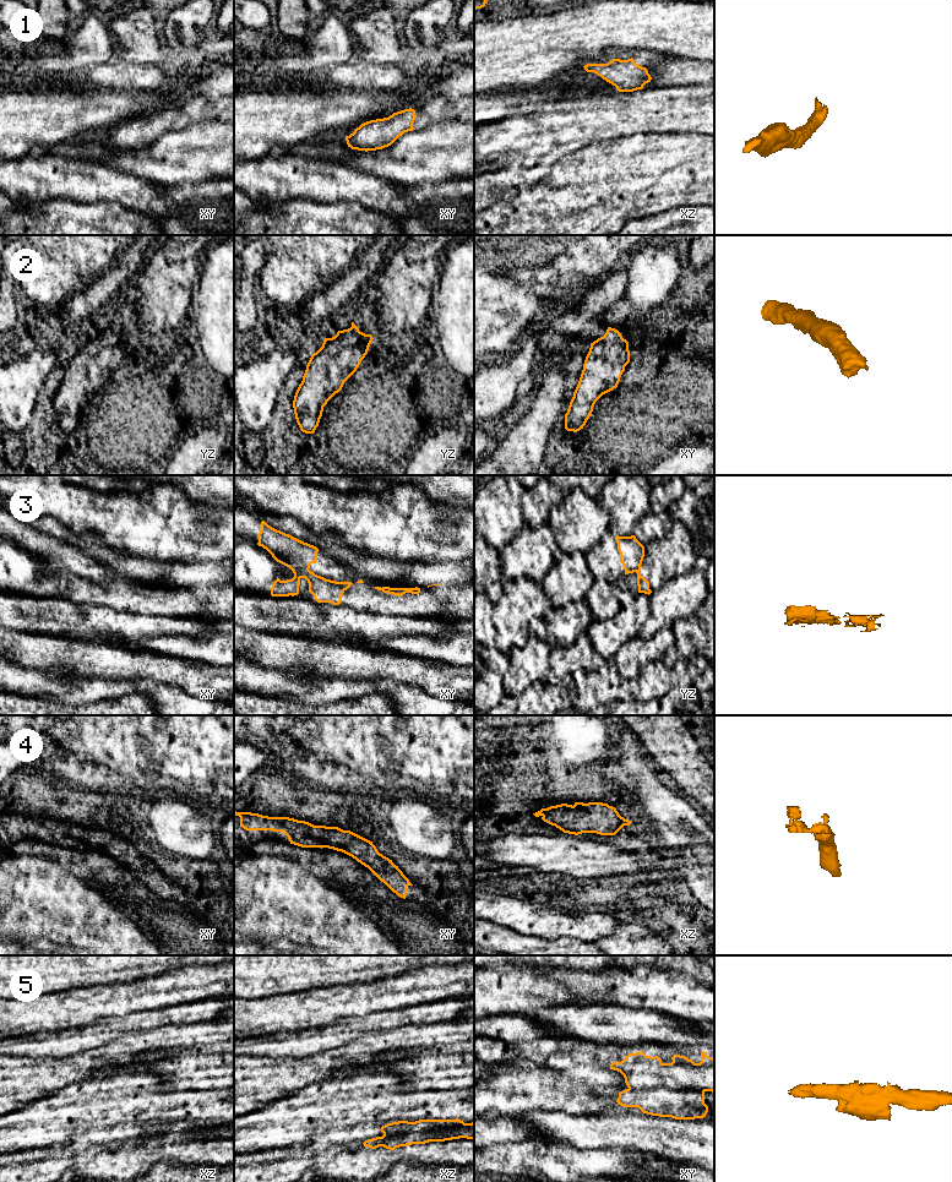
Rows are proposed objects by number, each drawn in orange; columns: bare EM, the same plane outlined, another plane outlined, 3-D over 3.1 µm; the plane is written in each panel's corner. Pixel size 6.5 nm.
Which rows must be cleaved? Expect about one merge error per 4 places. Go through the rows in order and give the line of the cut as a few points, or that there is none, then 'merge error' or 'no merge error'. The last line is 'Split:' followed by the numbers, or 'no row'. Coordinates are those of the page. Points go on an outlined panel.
1: no cut | no merge error
2: no cut | no merge error
3: xy (292, 568), (308, 570) | merge error
4: no cut | no merge error
5: xy (629, 1088), (695, 1088), (703, 1091) | merge error
Split: 3, 5

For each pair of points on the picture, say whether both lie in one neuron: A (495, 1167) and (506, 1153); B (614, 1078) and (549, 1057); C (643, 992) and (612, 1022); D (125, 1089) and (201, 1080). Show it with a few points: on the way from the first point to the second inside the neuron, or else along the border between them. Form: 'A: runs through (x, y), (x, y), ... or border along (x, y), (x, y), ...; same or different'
A: runs through (496, 1164), (504, 1156); same
B: border along (534, 1061), (558, 1069), (564, 1068); different
C: border along (598, 1002), (610, 1002), (635, 1009), (654, 1011); different
D: border along (159, 1083), (167, 1087), (190, 1090); different

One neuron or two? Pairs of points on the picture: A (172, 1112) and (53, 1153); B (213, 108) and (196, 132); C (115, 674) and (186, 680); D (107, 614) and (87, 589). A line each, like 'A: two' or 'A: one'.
A: two
B: two
C: one
D: two

